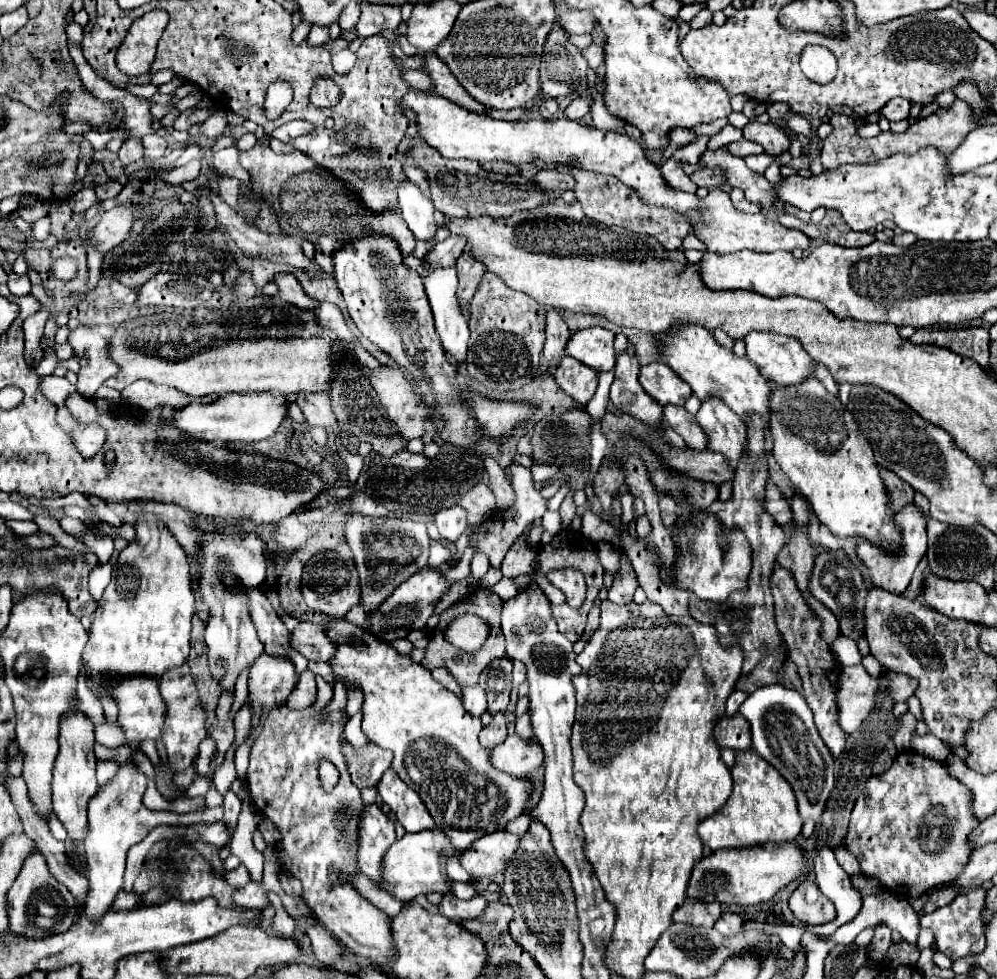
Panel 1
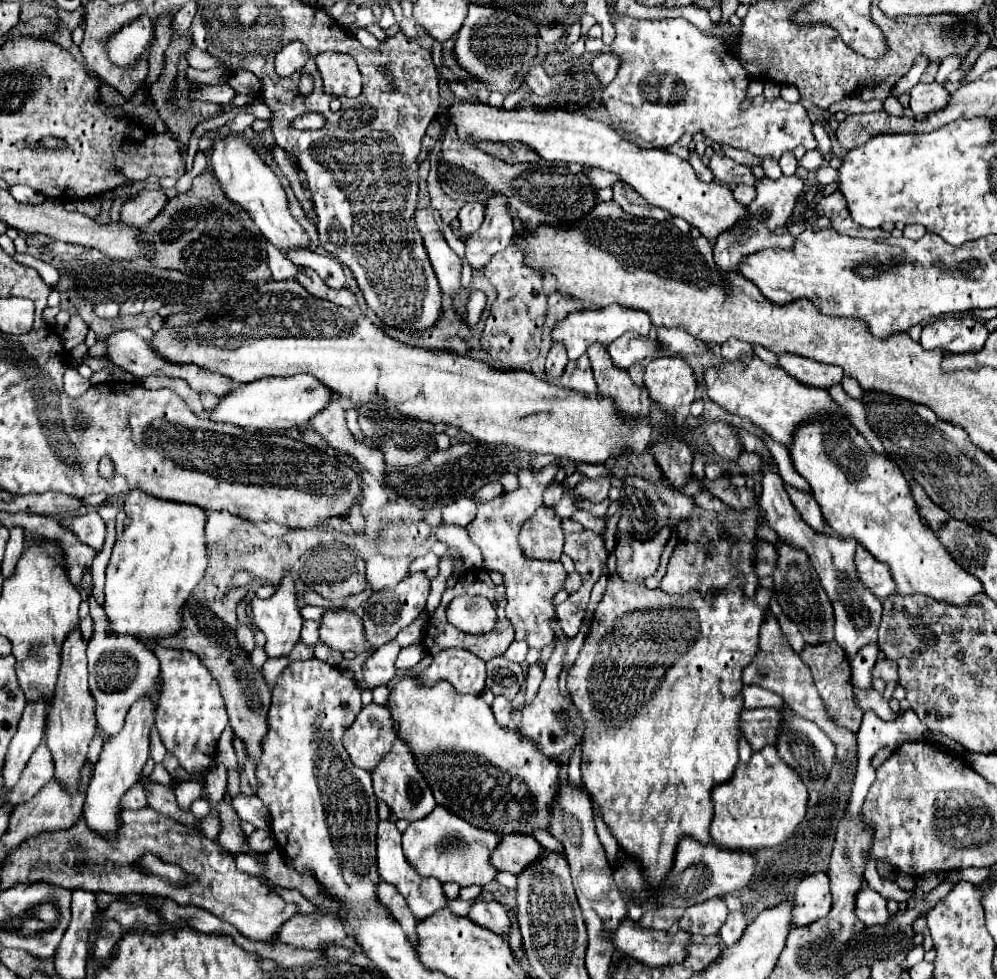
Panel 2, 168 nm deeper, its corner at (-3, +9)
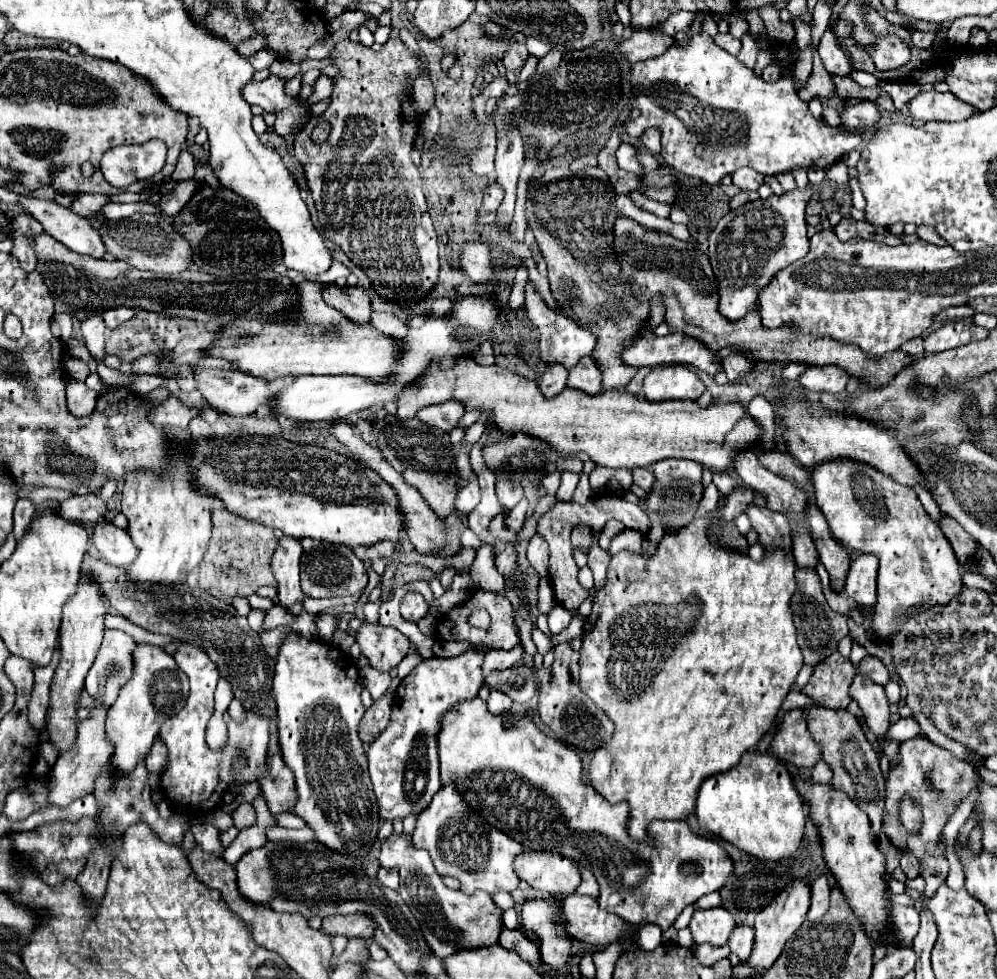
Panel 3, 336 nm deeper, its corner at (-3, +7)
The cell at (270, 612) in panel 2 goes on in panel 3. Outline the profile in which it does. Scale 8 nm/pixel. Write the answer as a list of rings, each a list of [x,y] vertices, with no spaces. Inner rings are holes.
[[[283,536],[271,560],[271,570],[277,580],[277,604],[287,608],[293,616],[299,616],[303,610],[303,590],[299,586],[299,560],[301,544],[291,536]]]

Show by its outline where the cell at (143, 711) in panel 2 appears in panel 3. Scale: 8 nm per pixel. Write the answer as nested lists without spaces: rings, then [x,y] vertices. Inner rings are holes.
[[[137,644],[137,650],[133,652],[135,656],[135,674],[133,678],[121,688],[121,694],[113,708],[109,708],[107,718],[105,718],[105,728],[107,728],[107,740],[113,746],[111,754],[111,766],[115,778],[121,778],[133,768],[147,758],[151,752],[153,740],[159,734],[161,724],[179,712],[189,696],[189,680],[187,676],[177,668],[173,656],[165,654],[159,646],[147,646],[147,644]]]

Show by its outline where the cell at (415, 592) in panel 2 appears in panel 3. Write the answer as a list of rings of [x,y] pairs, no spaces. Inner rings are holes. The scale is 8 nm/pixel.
[[[407,592],[401,600],[401,616],[407,622],[419,622],[427,614],[427,610],[429,610],[429,606],[421,594]]]

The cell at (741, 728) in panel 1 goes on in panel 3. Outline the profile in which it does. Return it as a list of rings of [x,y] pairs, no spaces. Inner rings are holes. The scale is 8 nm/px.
[[[789,710],[777,720],[777,730],[773,734],[773,752],[789,768],[813,768],[821,760],[819,746],[807,732],[803,712]]]

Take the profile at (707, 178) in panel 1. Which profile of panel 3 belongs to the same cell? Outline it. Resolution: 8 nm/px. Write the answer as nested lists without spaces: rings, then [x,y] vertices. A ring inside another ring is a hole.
[[[739,168],[737,172],[733,172],[731,178],[733,184],[739,186],[741,190],[757,190],[763,184],[763,176],[753,168]]]

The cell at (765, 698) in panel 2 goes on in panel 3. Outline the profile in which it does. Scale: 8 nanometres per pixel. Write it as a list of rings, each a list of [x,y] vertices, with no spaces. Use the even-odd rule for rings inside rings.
[[[791,690],[791,692],[785,696],[785,700],[783,700],[783,704],[781,704],[781,710],[783,710],[783,712],[789,712],[789,710],[793,710],[793,708],[801,708],[801,706],[807,706],[807,704],[813,704],[813,700],[811,700],[809,696],[805,696],[805,694],[799,692],[799,690]]]

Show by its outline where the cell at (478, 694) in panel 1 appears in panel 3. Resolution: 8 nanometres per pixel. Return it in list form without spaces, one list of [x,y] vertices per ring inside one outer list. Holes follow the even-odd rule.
[[[467,650],[455,658],[433,656],[431,660],[423,660],[417,668],[413,668],[413,672],[407,678],[403,678],[395,694],[389,726],[367,748],[369,774],[371,774],[373,790],[377,796],[377,804],[379,804],[379,816],[383,820],[395,820],[395,818],[405,818],[409,814],[421,814],[423,808],[427,808],[429,800],[433,800],[433,796],[439,792],[441,782],[439,782],[439,762],[437,762],[437,750],[435,750],[437,730],[439,730],[437,724],[441,714],[453,708],[457,702],[477,696],[479,688],[483,686],[483,672],[481,672],[483,656],[485,652],[481,650]]]

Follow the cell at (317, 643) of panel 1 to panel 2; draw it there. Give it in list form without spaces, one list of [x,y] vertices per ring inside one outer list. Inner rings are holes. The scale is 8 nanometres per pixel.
[[[327,612],[319,632],[321,640],[333,650],[353,650],[357,654],[369,650],[369,642],[363,634],[363,618],[355,612]]]

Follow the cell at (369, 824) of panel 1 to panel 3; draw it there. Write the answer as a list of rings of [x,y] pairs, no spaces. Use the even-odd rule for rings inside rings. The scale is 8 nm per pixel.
[[[391,834],[389,838],[381,840],[379,850],[379,864],[383,868],[397,868],[401,874],[399,894],[403,896],[405,904],[411,908],[413,916],[417,916],[421,924],[421,932],[425,942],[429,944],[431,952],[439,958],[449,956],[461,948],[477,948],[495,944],[499,930],[501,930],[501,910],[493,904],[487,892],[477,890],[475,894],[467,896],[461,890],[449,890],[441,876],[435,872],[433,862],[425,850],[417,850],[411,844],[411,836],[407,834]]]

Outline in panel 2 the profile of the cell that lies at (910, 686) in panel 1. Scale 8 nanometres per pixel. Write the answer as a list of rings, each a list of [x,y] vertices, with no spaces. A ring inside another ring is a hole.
[[[877,660],[871,674],[875,678],[881,678],[883,682],[899,682],[899,676],[897,676],[897,664],[891,662],[891,660]]]

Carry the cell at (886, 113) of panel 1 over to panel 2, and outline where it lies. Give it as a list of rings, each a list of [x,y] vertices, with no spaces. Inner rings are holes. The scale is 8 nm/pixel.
[[[937,82],[931,84],[917,84],[911,88],[911,102],[909,108],[913,114],[931,114],[947,106],[951,94]]]

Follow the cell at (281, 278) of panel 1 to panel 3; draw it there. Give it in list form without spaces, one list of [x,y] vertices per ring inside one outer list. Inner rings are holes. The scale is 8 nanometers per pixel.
[[[329,284],[329,286],[323,286],[321,294],[323,294],[323,300],[329,306],[337,308],[347,318],[351,318],[351,320],[355,320],[359,324],[367,324],[369,322],[371,304],[369,304],[369,298],[367,298],[363,288],[359,288],[359,286],[341,288],[341,286]]]

